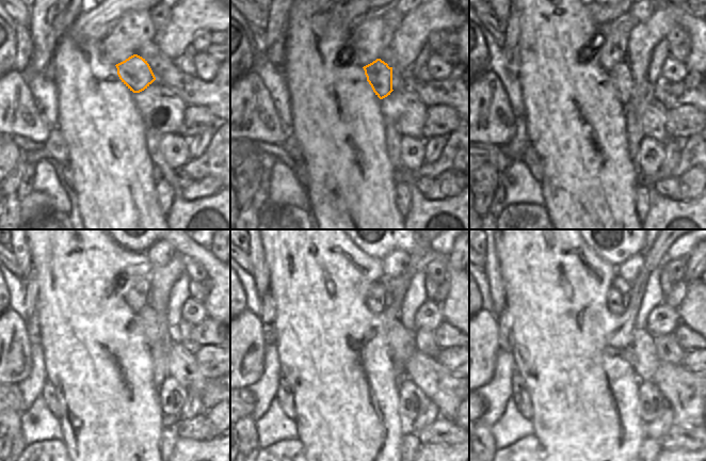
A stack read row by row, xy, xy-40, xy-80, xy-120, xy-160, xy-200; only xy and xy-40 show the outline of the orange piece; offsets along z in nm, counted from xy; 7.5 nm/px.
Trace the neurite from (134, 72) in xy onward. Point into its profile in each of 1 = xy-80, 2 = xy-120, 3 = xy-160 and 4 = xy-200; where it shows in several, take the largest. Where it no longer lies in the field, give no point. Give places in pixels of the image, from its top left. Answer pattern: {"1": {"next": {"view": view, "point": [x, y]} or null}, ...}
{"1": {"next": {"view": "xy-80", "point": [622, 76]}}, "2": {"next": {"view": "xy-120", "point": [156, 330]}}, "3": {"next": {"view": "xy-160", "point": [401, 340]}}, "4": {"next": {"view": "xy-200", "point": [645, 361]}}}

